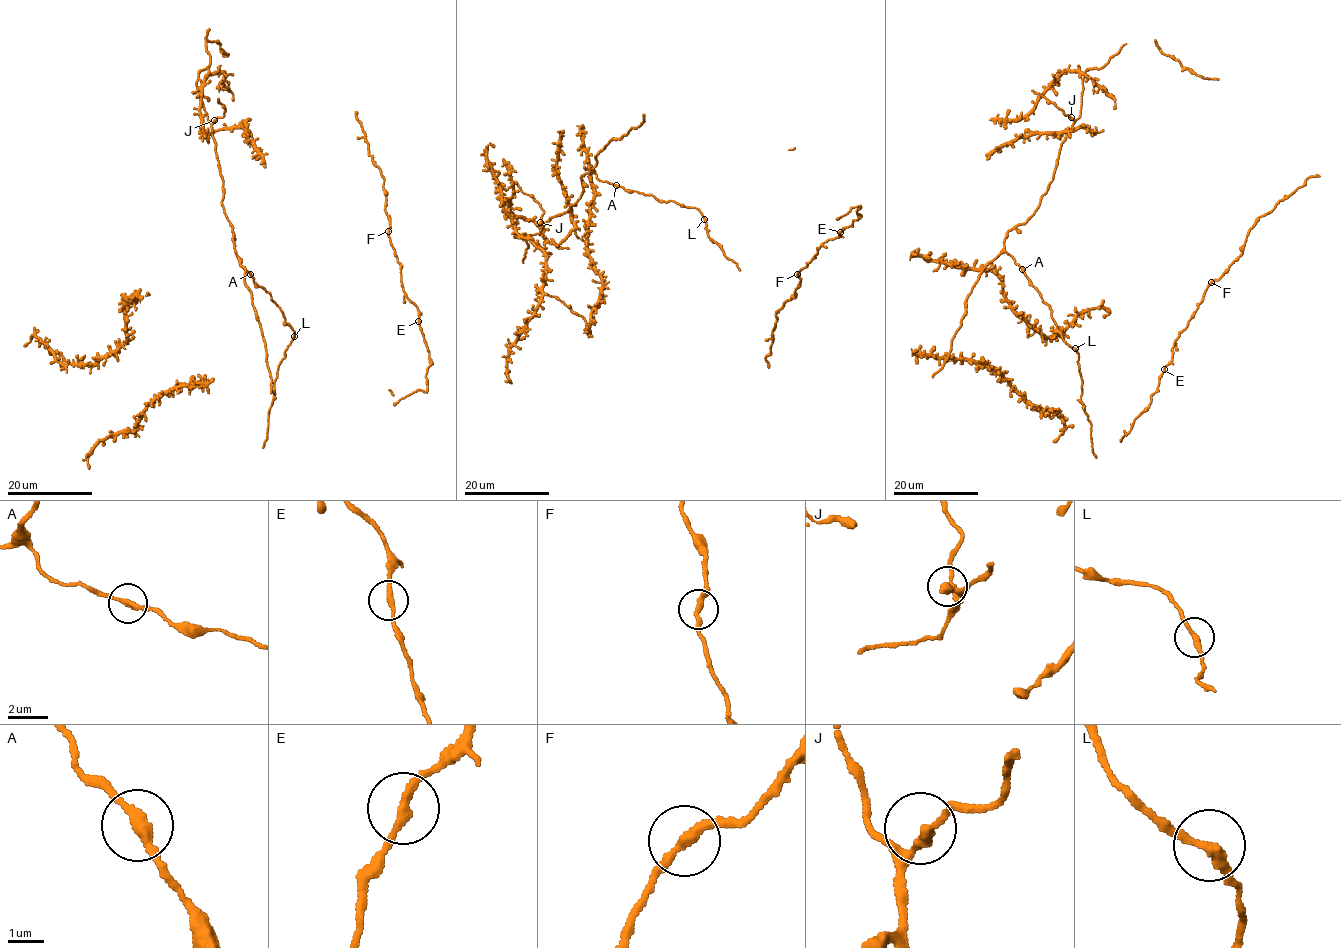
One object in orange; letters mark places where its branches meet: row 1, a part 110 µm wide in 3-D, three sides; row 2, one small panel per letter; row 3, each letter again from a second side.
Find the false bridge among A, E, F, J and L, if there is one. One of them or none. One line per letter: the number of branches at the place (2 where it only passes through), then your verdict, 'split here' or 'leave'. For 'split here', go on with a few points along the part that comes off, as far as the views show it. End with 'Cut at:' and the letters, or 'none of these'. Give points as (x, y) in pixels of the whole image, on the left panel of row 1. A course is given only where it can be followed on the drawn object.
A: 2 | leave
E: 2 | leave
F: 2 | split here | (388, 231), (390, 225), (384, 208), (383, 176), (370, 155), (356, 112)
J: 2 | leave
L: 2 | leave
Cut at: F

